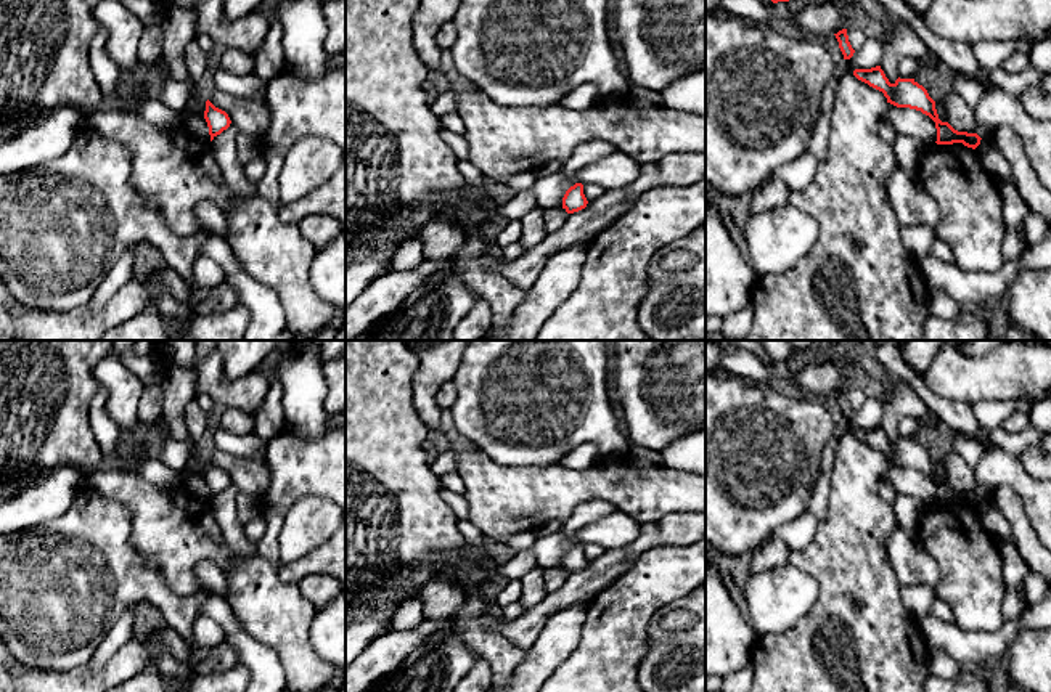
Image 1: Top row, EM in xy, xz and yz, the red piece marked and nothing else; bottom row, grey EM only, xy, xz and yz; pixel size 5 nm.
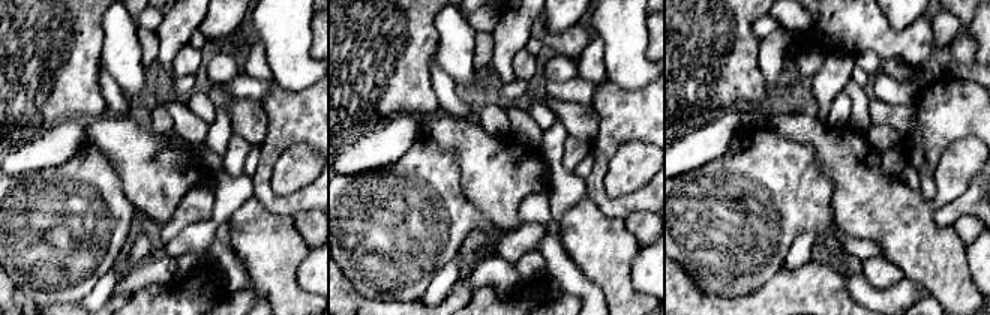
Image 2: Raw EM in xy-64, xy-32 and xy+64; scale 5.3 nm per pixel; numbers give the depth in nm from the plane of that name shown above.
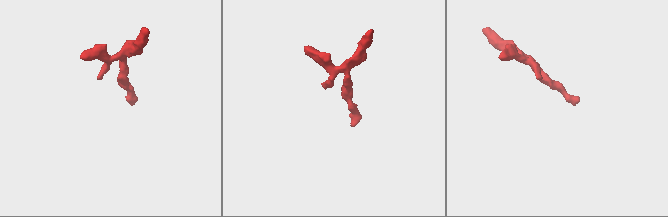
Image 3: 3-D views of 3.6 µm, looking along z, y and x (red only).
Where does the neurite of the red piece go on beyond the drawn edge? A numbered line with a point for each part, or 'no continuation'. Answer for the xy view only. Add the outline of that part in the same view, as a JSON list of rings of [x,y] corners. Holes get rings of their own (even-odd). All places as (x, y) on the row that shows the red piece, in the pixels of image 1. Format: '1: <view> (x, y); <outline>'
no continuation

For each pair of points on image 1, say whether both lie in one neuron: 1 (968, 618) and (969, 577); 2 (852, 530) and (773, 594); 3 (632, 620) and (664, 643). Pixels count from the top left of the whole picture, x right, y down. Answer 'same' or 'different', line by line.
1: same
2: different
3: different

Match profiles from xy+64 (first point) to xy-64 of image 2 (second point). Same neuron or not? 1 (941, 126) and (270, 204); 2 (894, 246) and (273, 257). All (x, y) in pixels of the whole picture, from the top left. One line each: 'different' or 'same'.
1: same
2: same

